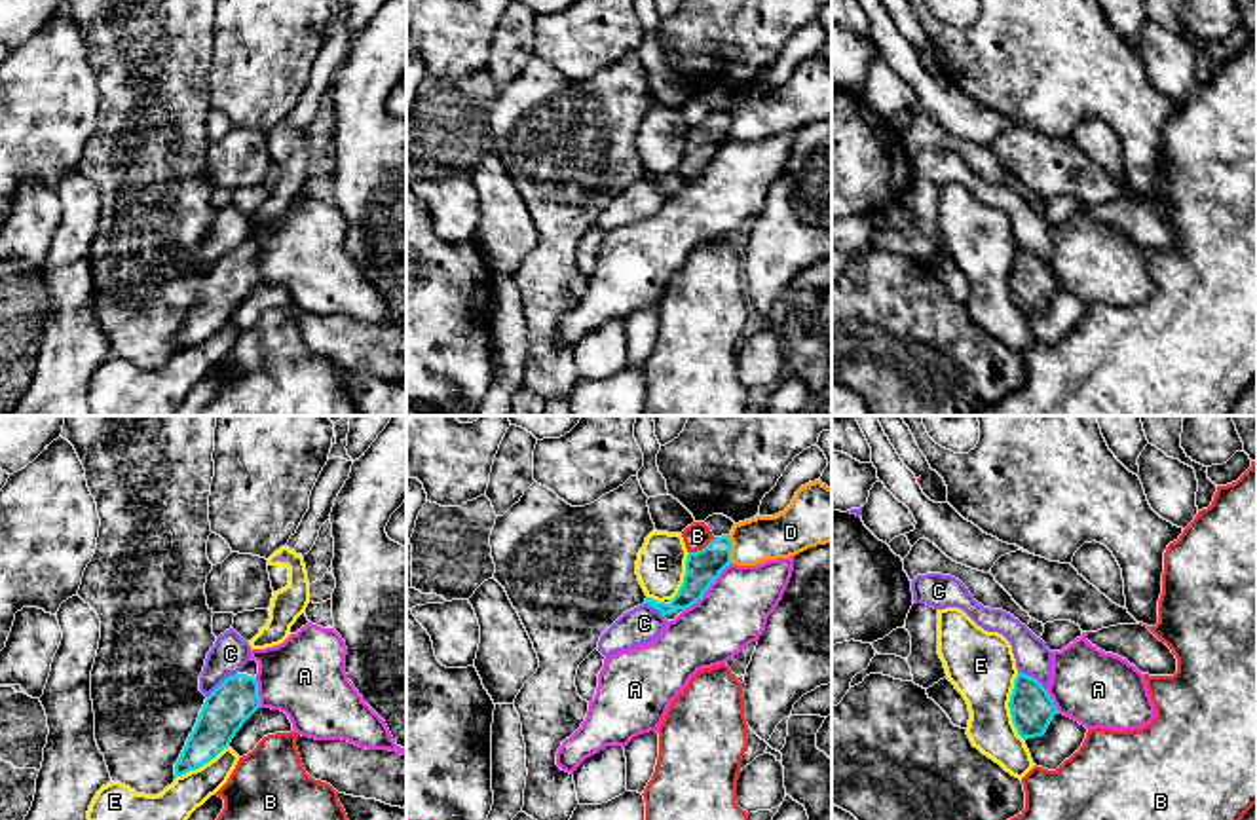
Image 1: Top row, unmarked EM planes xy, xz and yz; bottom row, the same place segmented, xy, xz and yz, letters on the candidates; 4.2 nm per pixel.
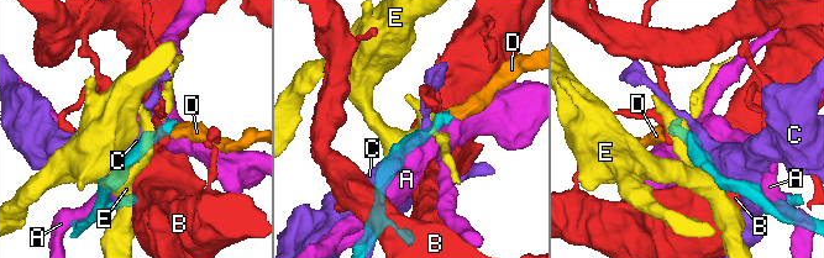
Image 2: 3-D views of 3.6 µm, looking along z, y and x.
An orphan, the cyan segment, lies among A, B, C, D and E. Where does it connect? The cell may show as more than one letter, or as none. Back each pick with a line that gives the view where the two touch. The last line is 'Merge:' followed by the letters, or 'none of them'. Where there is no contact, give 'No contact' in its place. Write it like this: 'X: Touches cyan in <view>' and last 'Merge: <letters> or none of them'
Merge: none of them

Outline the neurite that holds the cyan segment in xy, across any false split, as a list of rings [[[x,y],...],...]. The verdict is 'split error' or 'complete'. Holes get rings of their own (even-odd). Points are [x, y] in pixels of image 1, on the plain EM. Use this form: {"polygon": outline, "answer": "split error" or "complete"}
{"polygon": [[[249,235],[226,252],[207,273],[186,321],[175,338],[175,351],[196,345],[230,321],[235,308],[258,285],[258,237]]], "answer": "split error"}

